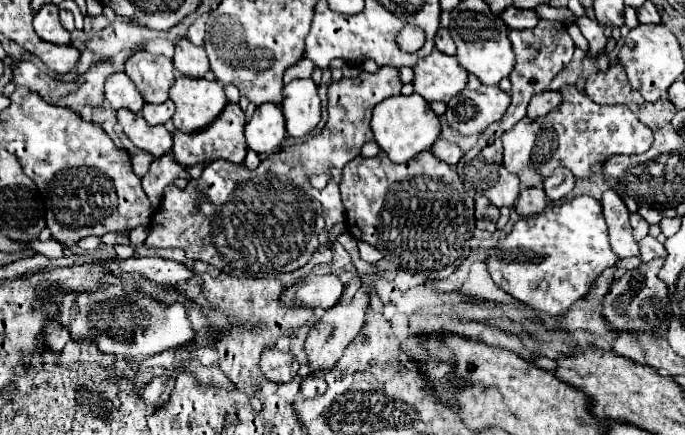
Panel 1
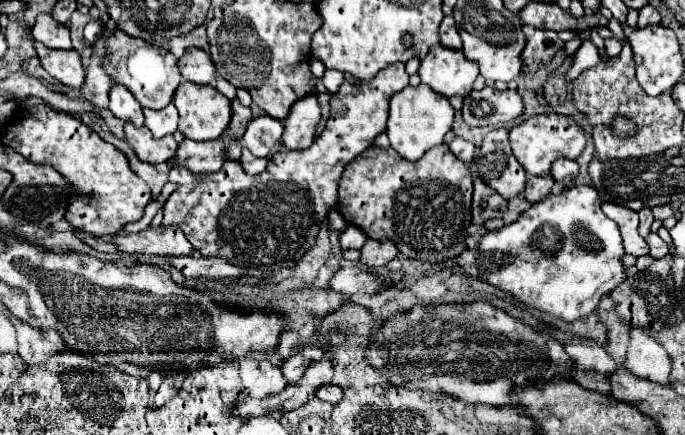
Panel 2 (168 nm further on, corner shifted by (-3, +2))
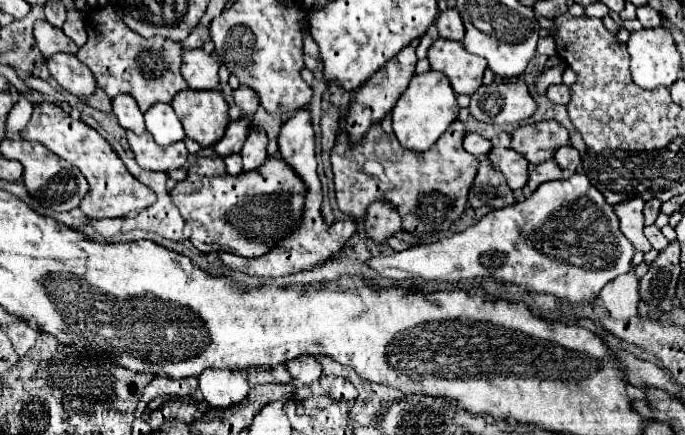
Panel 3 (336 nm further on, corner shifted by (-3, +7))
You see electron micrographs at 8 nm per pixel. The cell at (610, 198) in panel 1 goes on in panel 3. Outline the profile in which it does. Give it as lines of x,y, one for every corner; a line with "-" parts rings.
636,198
636,200
626,200
626,202
616,204
614,212
620,218
620,230
634,244
634,248
640,252
648,252
652,246
648,244
648,240
642,232
642,228
644,228
642,208
644,208
644,200

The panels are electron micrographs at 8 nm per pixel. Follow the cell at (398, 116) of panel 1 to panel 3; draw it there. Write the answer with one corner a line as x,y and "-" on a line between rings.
430,70
424,74
416,74
410,80
410,86
406,88
406,92
400,96
392,110
394,120
392,126
396,138
404,148
424,152
446,132
446,128
456,120
456,116
458,116
456,92
452,92
452,86
448,84
448,78
444,74

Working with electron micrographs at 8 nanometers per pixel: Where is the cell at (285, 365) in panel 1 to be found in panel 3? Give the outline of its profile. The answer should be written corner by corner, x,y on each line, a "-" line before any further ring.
300,356
300,358
288,360
286,366
288,366
288,372
292,374
292,378
300,380
306,386
316,382
322,376
322,366
314,356

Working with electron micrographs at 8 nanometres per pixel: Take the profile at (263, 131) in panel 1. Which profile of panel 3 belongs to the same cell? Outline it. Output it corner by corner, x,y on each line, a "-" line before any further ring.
252,128
244,146
242,146
242,150
240,150
246,172
256,170
256,168
260,168
260,164
266,162
266,158
268,158
266,146
268,146
268,136
262,130

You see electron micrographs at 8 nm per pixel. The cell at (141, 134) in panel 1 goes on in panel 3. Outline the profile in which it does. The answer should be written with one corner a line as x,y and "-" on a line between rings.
126,132
130,150
134,152
134,160
140,168
152,170
152,172
170,172
176,168
182,168
188,160
188,150
184,142
176,142
168,148
158,146
148,132
142,136
136,136
132,132

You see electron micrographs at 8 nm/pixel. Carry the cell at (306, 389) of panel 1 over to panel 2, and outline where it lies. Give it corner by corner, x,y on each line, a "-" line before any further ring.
328,383
328,385
324,385
322,389
316,391
316,397
322,399
322,401
328,401
328,403
332,403
332,405
336,405
336,403
342,399
342,389
340,389
338,385

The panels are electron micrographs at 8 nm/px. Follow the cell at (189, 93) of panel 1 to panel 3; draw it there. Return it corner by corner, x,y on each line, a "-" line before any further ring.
182,90
174,96
172,108
186,136
202,148
214,146
230,124
228,104
218,90

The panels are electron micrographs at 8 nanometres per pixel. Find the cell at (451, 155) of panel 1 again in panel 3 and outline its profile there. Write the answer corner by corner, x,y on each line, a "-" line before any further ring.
466,134
464,148
466,148
466,152
470,152
474,156
486,156
492,150
492,142
480,134

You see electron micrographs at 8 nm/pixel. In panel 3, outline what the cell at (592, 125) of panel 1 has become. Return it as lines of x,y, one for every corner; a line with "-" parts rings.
556,120
524,124
512,132
514,150
518,150
530,164
552,160
554,152
566,144
570,144
568,130

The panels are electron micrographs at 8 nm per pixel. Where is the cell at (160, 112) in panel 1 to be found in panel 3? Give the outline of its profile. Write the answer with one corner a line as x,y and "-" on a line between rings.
154,104
146,114
146,130
154,136
156,144
170,146
186,138
180,120
174,116
170,104

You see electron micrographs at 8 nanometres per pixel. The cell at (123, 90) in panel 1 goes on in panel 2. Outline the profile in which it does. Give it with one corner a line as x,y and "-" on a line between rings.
112,85
110,89
110,107
108,107
118,119
132,121
136,127
144,123
142,115
142,105
128,93
122,85

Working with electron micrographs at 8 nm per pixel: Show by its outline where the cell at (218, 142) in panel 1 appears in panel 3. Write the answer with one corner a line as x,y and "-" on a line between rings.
242,84
234,90
234,102
242,108
244,116
254,116
254,112
260,106
260,98
256,96
256,92
252,92
248,86

